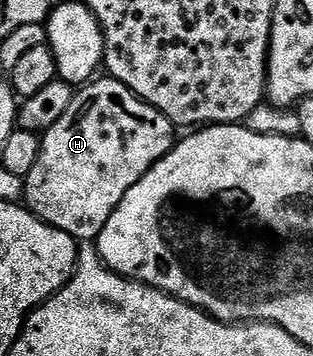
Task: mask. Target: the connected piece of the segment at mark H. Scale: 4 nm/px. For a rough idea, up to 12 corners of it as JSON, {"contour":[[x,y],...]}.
{"contour":[[110,75],[42,134],[26,208],[94,242],[176,126]]}

